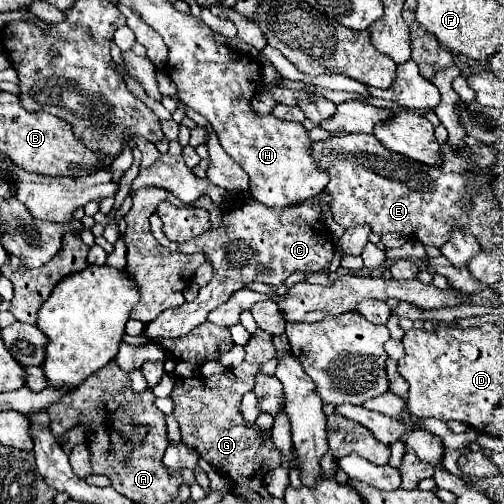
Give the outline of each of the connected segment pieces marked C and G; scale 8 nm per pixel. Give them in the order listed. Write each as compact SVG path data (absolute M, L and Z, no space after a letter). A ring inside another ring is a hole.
M230 197L226 209L222 211L222 225L218 229L206 231L200 239L192 239L188 243L172 243L162 235L162 221L156 213L149 218L152 235L166 249L178 253L204 253L214 267L214 277L210 283L200 289L198 297L192 303L184 303L180 307L166 309L152 323L146 325L142 333L148 341L166 339L166 337L182 337L192 331L196 325L206 321L210 309L228 301L228 297L254 283L270 283L282 285L286 277L294 271L320 271L330 265L334 259L334 237L322 221L322 207L318 197L306 199L288 207L264 207L256 199L246 197Z
M258 329L244 345L244 351L244 363L234 369L226 369L224 373L212 377L174 377L174 389L170 393L170 399L174 401L174 417L180 423L184 443L196 447L196 451L218 473L226 473L234 485L256 479L280 463L280 453L272 441L266 439L264 443L258 443L258 427L246 425L238 413L243 395L255 386L260 365L276 355L272 335Z

